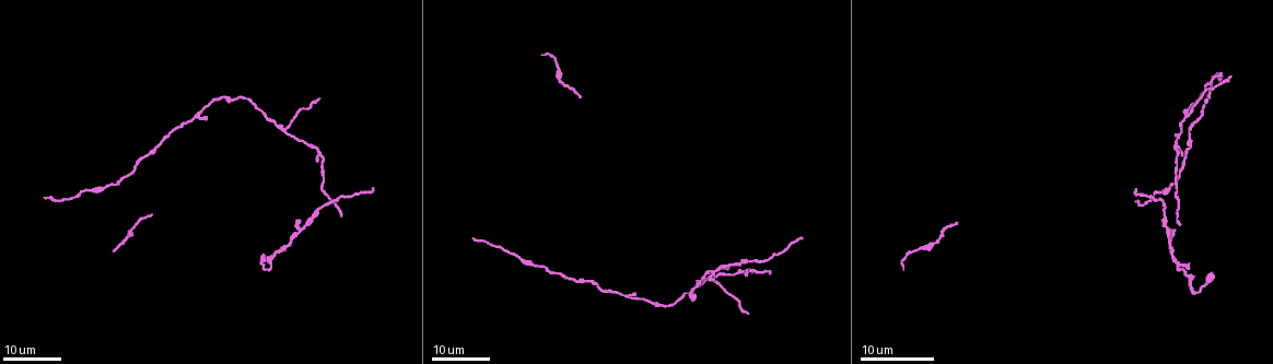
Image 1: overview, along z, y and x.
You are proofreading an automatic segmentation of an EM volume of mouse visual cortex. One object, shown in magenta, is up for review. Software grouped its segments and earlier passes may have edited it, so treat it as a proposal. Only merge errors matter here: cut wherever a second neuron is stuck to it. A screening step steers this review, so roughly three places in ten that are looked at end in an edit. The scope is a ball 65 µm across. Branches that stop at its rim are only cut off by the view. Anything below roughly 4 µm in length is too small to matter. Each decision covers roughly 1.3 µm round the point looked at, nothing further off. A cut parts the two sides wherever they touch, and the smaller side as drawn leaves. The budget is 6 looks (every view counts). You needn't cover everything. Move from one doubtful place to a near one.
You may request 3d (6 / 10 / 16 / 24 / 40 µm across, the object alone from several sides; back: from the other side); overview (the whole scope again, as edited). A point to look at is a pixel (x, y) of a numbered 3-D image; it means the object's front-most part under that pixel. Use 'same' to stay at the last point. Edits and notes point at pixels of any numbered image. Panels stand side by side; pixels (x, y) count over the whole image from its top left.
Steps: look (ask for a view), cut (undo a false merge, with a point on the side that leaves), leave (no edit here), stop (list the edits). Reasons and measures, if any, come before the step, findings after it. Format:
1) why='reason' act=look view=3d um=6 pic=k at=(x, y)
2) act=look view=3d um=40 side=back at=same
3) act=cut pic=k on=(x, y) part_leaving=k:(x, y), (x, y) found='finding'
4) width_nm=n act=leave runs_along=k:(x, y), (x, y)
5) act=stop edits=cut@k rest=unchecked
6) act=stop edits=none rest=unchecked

why='branch point' act=look view=3d um=24 pic=1 at=(287, 129)

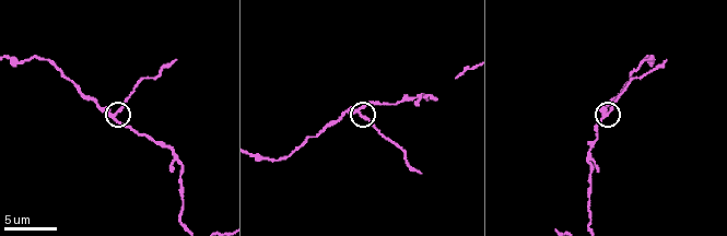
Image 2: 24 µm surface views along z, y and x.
act=look view=3d um=10 pic=2 at=(363, 115)

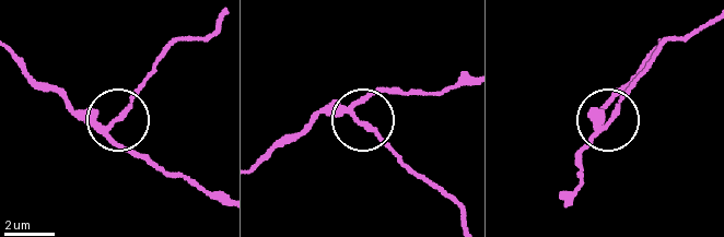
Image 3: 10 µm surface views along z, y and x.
arms=3 act=cut pic=3 on=(131, 104) found='two neurons meet here'

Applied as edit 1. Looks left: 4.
why='see it whole again' act=look view=overview

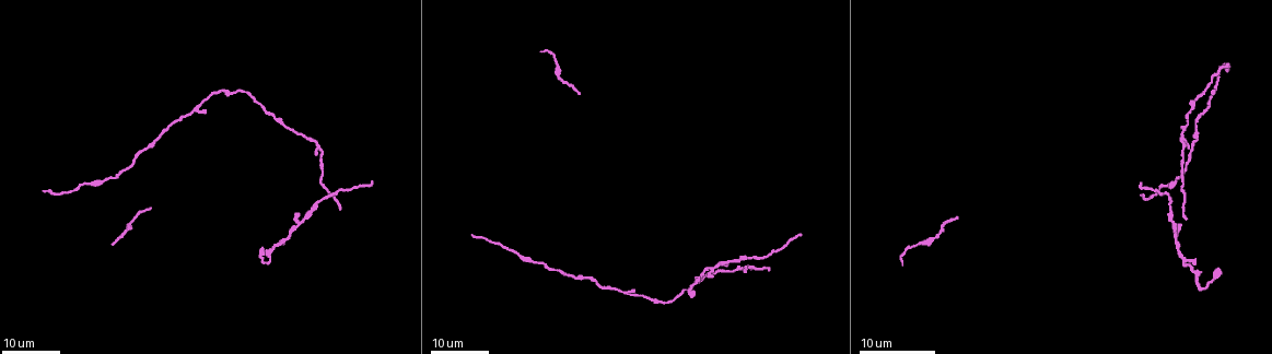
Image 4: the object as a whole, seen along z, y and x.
why='thin neck' act=look view=3d um=16 pic=4 at=(322, 155)

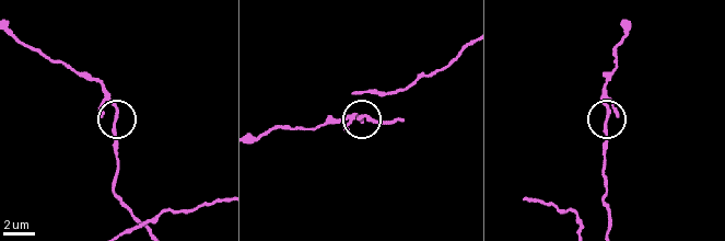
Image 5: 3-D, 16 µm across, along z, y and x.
act=look view=3d um=6 pic=5 at=(114, 120)

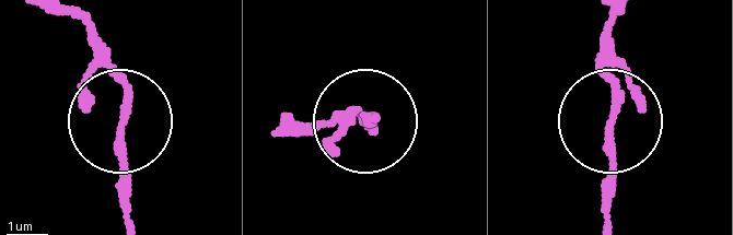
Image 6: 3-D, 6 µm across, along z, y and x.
act=leave runs_along=6:(81, 25), (123, 98), (123, 221) found='continuous, no second neuron'

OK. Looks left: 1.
act=stop edits=cut@3 rest=unchecked

